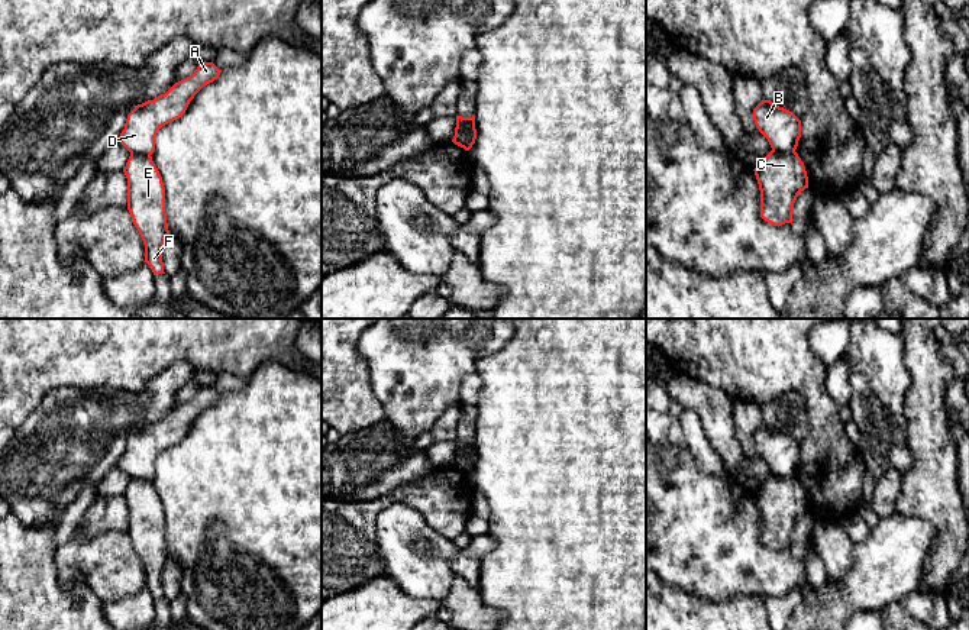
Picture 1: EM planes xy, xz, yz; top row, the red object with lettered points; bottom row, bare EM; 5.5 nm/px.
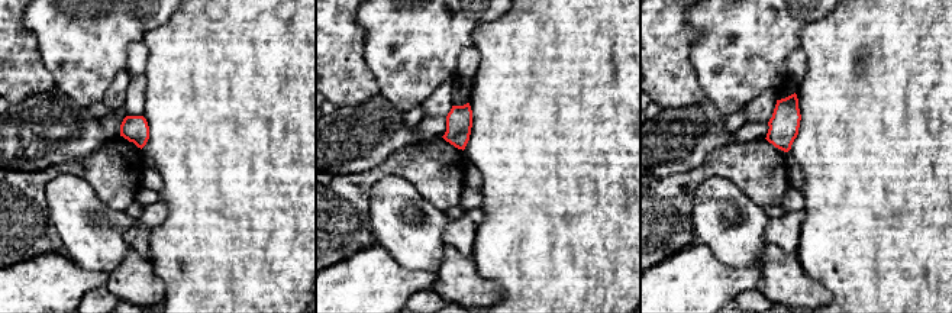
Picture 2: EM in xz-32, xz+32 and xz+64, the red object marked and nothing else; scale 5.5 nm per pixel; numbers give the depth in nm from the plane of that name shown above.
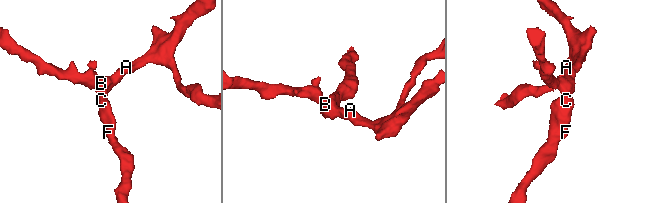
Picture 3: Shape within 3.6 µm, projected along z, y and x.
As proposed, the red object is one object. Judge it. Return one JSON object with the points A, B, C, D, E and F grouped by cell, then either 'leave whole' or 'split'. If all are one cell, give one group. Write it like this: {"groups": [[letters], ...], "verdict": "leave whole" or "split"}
{"groups": [["A", "B", "D"], ["C", "E", "F"]], "verdict": "split"}

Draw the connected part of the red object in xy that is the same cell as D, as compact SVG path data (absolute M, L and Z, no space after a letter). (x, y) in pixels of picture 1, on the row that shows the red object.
M200 62L190 77L175 83L165 94L135 106L127 114L119 142L130 154L152 155L158 130L180 119L194 96L217 80L220 72L213 62Z

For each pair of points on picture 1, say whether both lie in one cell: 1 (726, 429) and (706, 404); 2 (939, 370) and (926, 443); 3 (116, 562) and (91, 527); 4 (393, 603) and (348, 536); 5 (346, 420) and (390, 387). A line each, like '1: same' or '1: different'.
1: same
2: same
3: different
4: different
5: different

